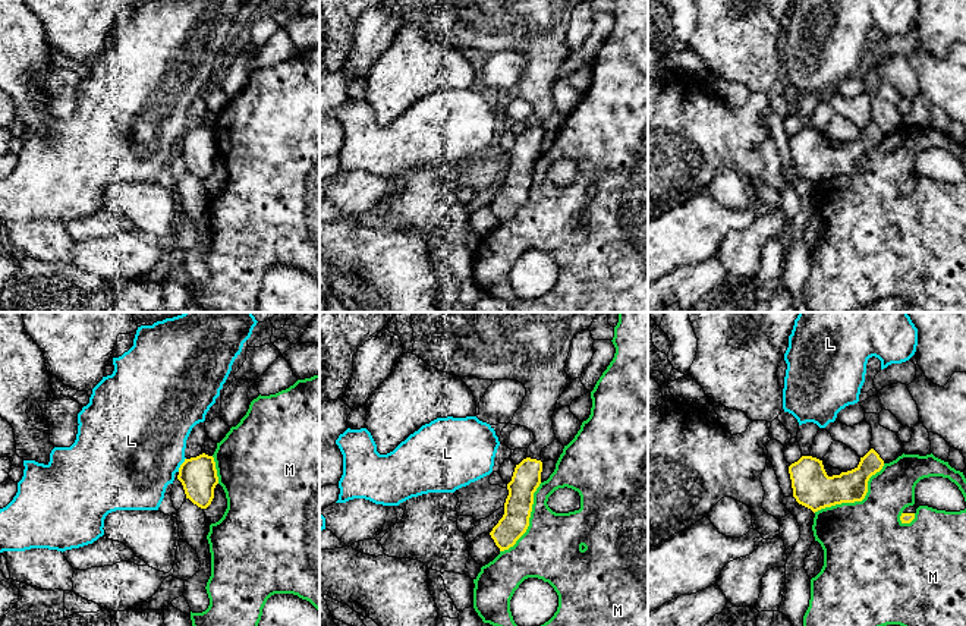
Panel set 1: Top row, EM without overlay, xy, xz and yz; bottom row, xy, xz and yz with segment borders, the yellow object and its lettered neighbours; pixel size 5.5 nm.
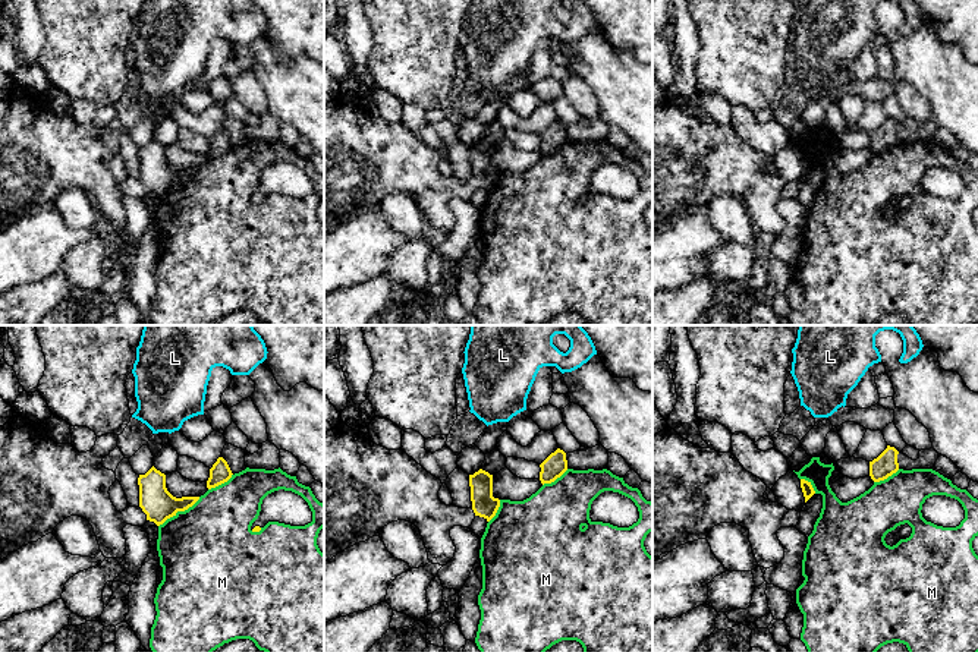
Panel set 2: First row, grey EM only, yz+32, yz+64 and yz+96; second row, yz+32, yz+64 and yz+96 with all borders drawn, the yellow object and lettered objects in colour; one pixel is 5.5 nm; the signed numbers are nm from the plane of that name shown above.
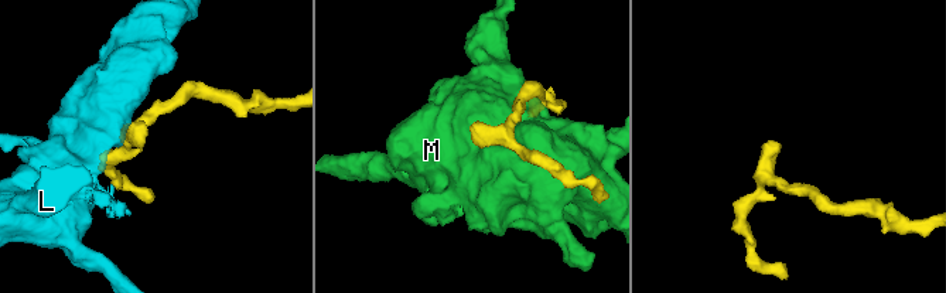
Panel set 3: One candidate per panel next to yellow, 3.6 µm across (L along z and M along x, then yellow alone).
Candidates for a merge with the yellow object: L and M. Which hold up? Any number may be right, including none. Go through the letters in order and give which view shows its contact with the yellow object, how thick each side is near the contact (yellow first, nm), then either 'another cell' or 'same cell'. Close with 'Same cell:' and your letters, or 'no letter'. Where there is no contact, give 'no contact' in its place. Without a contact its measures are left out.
L: meets yellow in xy; 200 nm thick on the yellow side, 480 nm on the other; another cell
M: meets yellow in yz; 220 nm thick on the yellow side, 460 nm on the other; another cell
Same cell: no letter

